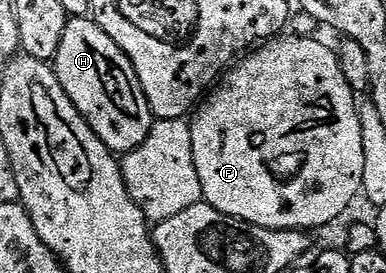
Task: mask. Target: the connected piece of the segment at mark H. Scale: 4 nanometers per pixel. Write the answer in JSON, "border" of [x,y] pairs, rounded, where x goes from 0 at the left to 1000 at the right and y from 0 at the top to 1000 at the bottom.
{"border":[[[233,66],[174,70],[155,183],[135,223],[155,315],[233,454],[236,476],[298,564],[342,553],[394,476],[402,429],[342,227]]]}

